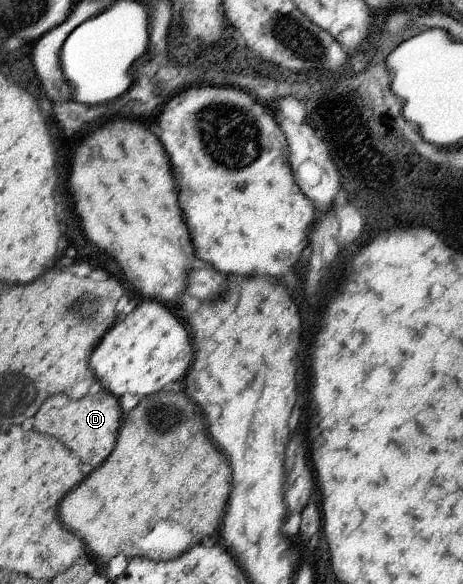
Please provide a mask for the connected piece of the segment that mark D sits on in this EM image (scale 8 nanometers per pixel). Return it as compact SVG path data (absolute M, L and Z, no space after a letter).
M103 390L91 396L85 395L77 401L62 394L54 394L40 405L35 416L35 430L62 441L85 465L99 466L114 451L121 426L121 409L117 398Z

